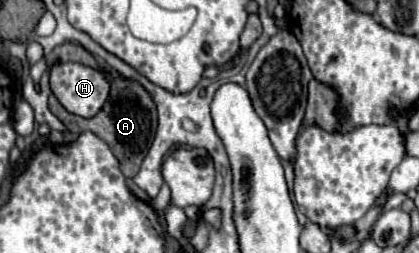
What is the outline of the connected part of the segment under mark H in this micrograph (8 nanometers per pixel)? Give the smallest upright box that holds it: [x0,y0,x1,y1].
[50,62,110,118]

